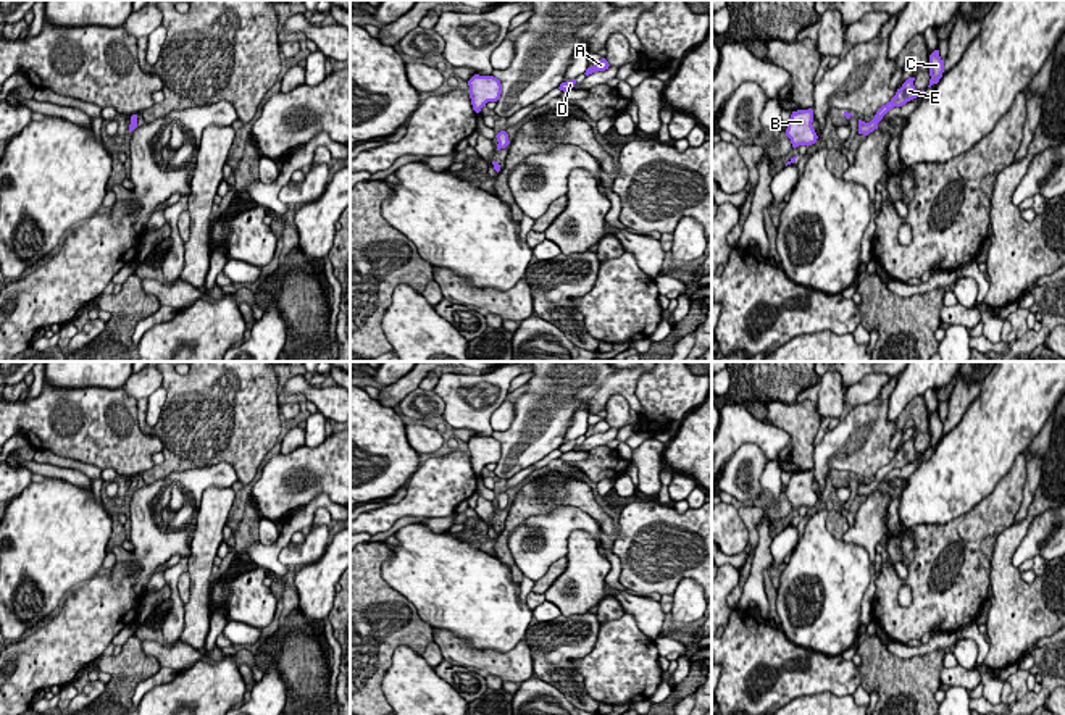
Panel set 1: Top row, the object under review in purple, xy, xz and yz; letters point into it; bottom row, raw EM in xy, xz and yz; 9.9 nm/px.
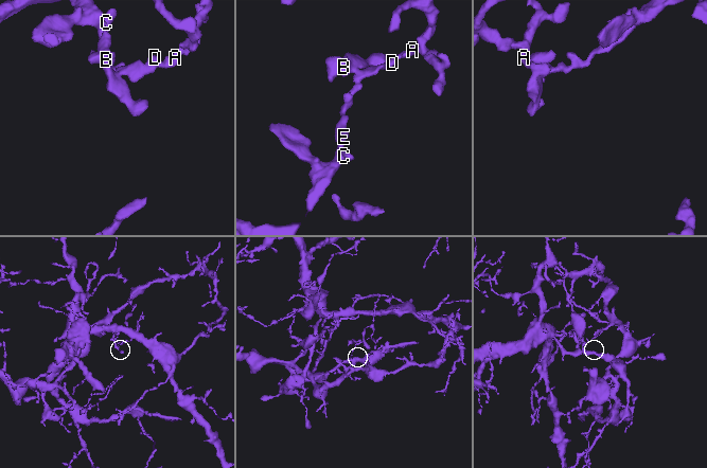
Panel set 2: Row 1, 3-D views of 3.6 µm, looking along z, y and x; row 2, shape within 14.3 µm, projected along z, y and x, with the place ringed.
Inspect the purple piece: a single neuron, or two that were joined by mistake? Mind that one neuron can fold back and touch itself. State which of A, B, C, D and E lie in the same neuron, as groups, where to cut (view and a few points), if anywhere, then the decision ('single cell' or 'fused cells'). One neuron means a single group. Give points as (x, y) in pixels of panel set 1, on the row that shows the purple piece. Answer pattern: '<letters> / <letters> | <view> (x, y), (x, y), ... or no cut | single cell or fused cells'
A B D / C E | yz (875, 117), (880, 120) | fused cells

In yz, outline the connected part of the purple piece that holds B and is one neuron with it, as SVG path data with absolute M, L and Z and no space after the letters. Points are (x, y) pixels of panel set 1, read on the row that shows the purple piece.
M812 108L792 111L787 123L786 136L791 139L794 148L799 145L808 147L816 142L818 136L812 123L813 123Z

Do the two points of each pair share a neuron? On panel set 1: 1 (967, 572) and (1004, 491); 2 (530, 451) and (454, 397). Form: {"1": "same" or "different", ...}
{"1": "same", "2": "different"}

